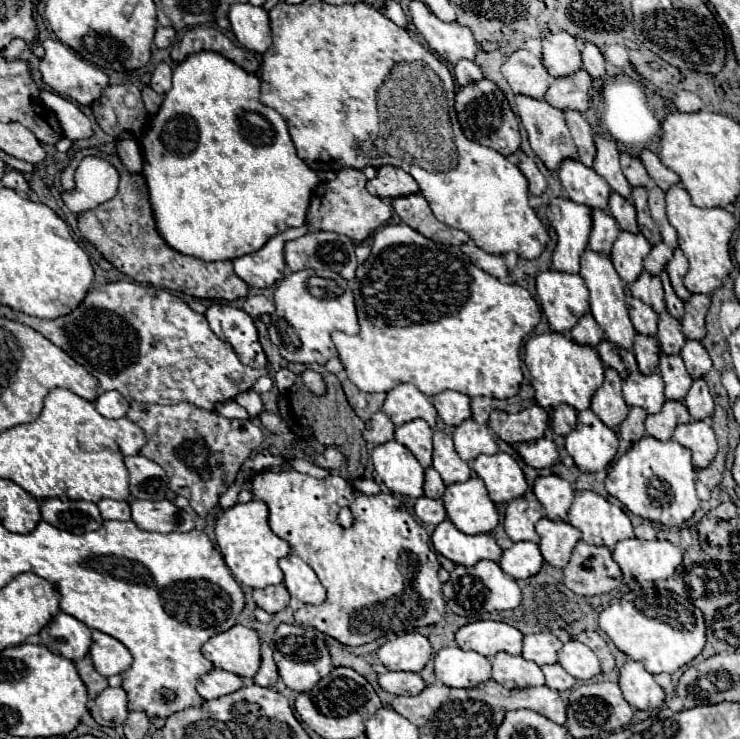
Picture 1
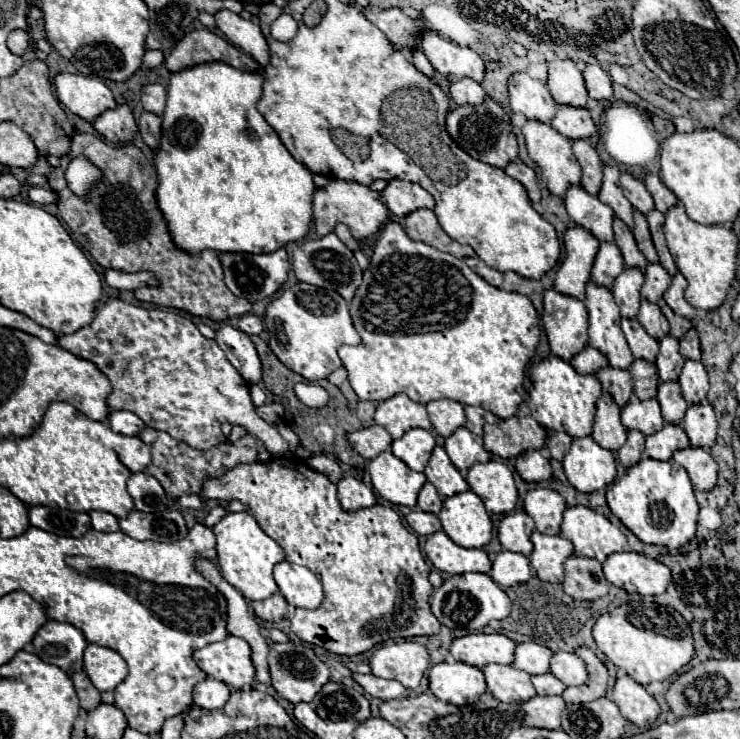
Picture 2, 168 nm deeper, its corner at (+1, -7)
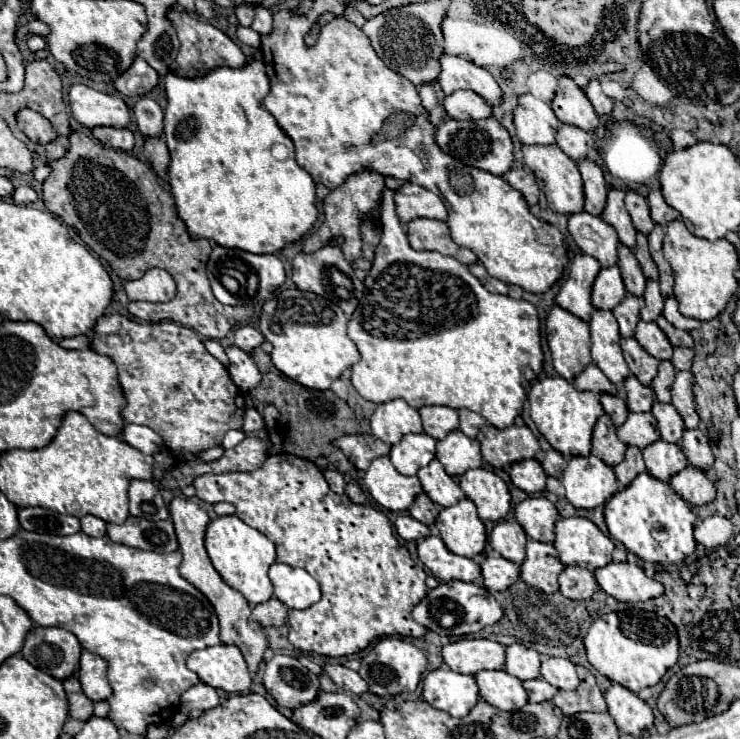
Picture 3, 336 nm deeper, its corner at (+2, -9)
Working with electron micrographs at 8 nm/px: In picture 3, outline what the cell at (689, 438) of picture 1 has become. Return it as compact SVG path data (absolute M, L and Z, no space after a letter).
M687 465L683 471L673 475L671 487L693 507L711 503L715 499L713 481L707 477L707 473L703 469L695 469L693 465Z

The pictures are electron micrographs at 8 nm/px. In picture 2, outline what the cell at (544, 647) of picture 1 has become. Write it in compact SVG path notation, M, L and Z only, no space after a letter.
M518 643L514 651L514 663L512 667L522 669L530 675L540 675L548 673L548 663L550 663L552 651L548 647L538 645L538 643Z

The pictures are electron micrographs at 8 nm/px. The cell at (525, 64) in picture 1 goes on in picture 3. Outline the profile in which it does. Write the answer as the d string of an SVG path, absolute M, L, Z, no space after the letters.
M525 93L513 111L517 137L525 145L549 145L555 143L555 133L561 121L555 117L549 103Z

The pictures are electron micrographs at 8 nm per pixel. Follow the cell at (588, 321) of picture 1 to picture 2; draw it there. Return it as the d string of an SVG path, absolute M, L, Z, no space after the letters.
M586 347L584 351L580 351L570 365L580 373L580 375L596 375L596 371L600 371L602 367L608 365L608 359L604 359L604 355L600 355L600 351L596 351L594 347Z

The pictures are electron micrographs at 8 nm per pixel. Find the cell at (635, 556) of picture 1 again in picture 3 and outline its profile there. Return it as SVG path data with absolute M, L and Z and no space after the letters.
M613 561L597 569L595 579L605 593L627 603L647 601L647 599L659 597L665 591L665 587L659 581L655 581L653 577L647 577L645 571L635 563Z

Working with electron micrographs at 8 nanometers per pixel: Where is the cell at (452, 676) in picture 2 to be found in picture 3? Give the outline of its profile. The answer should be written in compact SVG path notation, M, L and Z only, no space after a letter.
M439 667L423 677L423 699L451 717L465 717L479 701L479 687L473 675Z

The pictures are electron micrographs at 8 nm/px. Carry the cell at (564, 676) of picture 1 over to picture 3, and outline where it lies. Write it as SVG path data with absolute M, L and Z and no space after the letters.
M533 679L533 681L523 681L523 687L529 695L529 701L531 703L541 703L541 701L549 701L553 699L553 695L559 691L557 687L549 685L547 681L543 679Z

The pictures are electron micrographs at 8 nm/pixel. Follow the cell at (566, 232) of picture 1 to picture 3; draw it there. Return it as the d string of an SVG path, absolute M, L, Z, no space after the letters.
M577 253L569 265L567 277L555 297L555 303L583 321L591 319L591 285L599 273L601 265L595 257L587 253Z

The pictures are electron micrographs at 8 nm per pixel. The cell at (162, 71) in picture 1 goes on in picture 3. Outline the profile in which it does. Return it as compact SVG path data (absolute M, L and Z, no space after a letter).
M141 97L133 107L137 127L145 137L159 137L163 133L163 109L151 97Z

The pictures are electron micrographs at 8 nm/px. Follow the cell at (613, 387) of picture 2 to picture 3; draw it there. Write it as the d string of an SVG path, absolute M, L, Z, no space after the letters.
M601 393L601 405L605 409L607 415L611 415L615 425L623 425L623 421L627 419L629 411L627 411L627 403L621 395L611 395L611 393Z

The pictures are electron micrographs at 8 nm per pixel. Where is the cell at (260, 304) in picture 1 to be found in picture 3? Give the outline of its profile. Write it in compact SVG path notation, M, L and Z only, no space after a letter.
M243 325L235 331L235 345L241 347L243 351L253 351L261 343L263 343L263 335L259 333L259 329L255 329L251 325Z

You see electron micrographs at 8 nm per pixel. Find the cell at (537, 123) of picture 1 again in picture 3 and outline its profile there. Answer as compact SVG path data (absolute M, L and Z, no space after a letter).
M523 145L525 165L535 173L537 179L545 183L547 203L555 213L577 213L583 209L583 179L577 169L577 163L567 157L559 145Z

